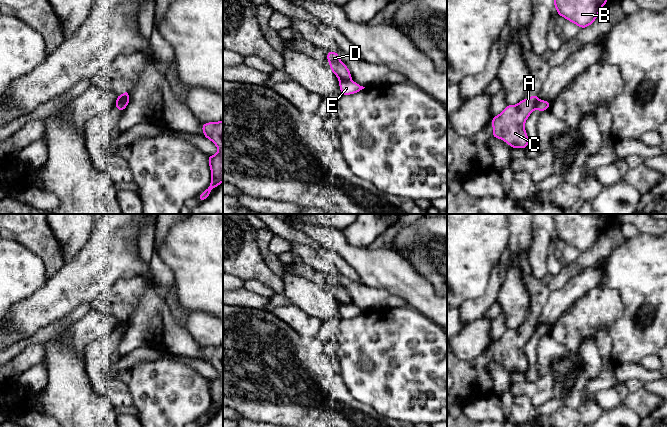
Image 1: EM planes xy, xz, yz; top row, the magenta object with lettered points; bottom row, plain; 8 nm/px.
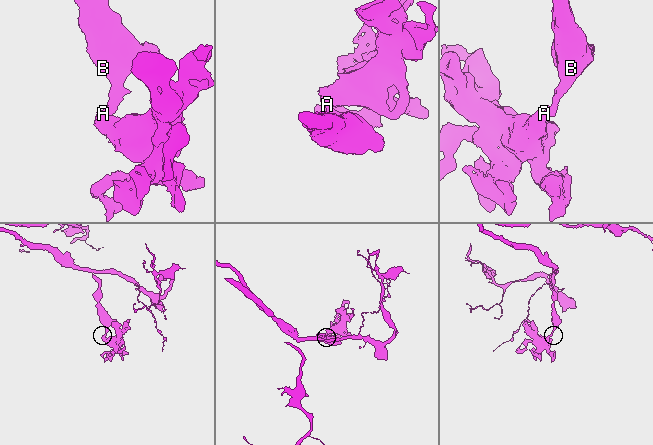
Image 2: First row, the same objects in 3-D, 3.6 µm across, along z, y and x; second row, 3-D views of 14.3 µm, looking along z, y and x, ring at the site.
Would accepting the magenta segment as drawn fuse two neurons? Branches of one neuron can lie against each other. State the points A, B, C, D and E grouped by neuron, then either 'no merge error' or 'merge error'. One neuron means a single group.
A C D / B E | merge error

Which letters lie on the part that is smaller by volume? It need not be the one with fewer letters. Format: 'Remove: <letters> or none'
Remove: A, C, D

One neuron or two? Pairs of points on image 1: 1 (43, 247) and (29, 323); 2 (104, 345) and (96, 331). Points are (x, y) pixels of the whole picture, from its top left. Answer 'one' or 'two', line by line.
1: two
2: two

